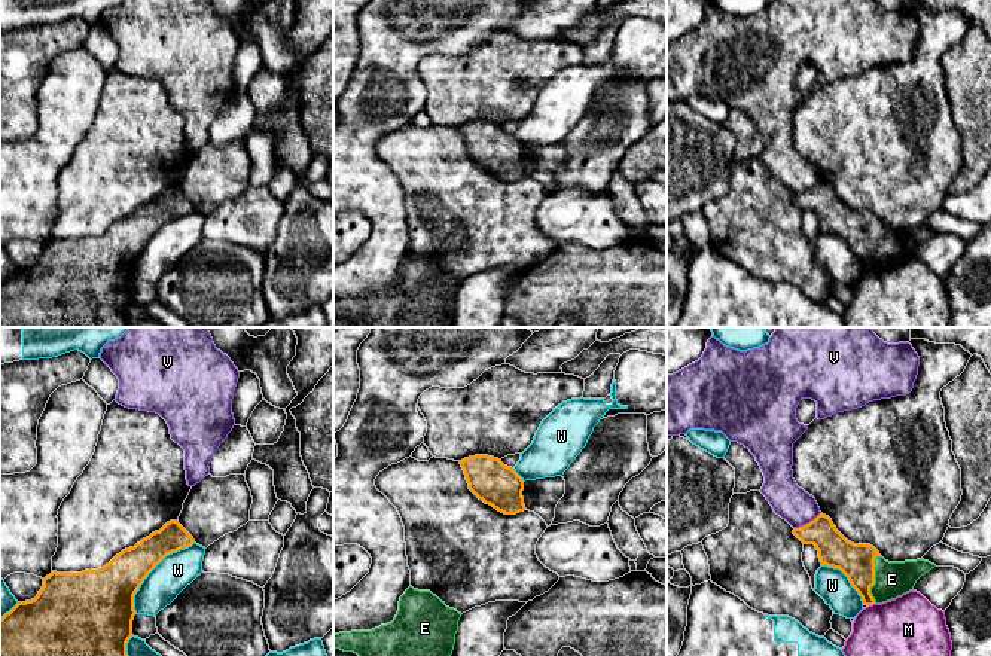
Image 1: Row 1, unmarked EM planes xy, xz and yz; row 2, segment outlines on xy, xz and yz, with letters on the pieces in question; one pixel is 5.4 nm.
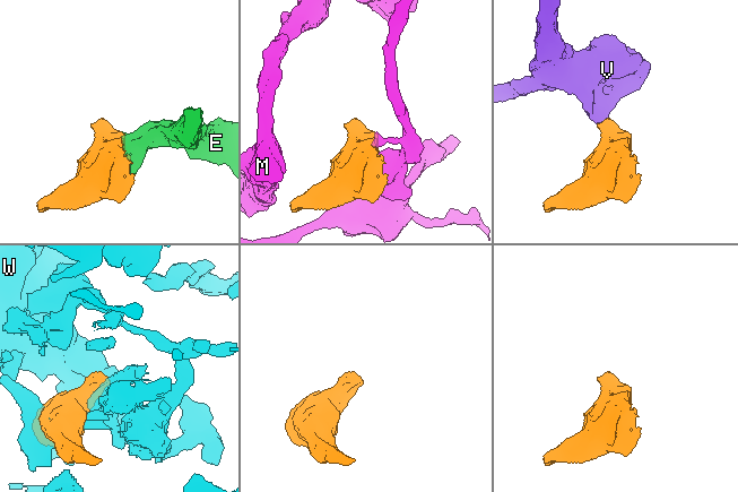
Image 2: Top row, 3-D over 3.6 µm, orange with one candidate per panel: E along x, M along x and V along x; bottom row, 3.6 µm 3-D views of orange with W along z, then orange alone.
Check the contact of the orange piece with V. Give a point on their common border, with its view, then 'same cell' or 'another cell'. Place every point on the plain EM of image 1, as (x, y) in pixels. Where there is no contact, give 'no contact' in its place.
contact yz (807, 191); another cell

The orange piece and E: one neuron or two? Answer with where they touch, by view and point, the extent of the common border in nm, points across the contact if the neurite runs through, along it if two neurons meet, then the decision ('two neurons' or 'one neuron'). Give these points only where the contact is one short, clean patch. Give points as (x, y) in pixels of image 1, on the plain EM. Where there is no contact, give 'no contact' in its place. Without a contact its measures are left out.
meets orange in yz at (874, 246); contact 260 nm long; one neuron

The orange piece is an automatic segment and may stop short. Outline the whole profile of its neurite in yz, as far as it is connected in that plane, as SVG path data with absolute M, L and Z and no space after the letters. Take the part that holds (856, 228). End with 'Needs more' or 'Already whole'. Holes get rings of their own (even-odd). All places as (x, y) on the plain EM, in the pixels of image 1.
M820 180L809 190L795 195L804 211L814 211L821 232L839 235L862 263L863 272L882 271L914 257L917 247L936 232L924 228L888 229L870 211L848 208Z. Needs more

